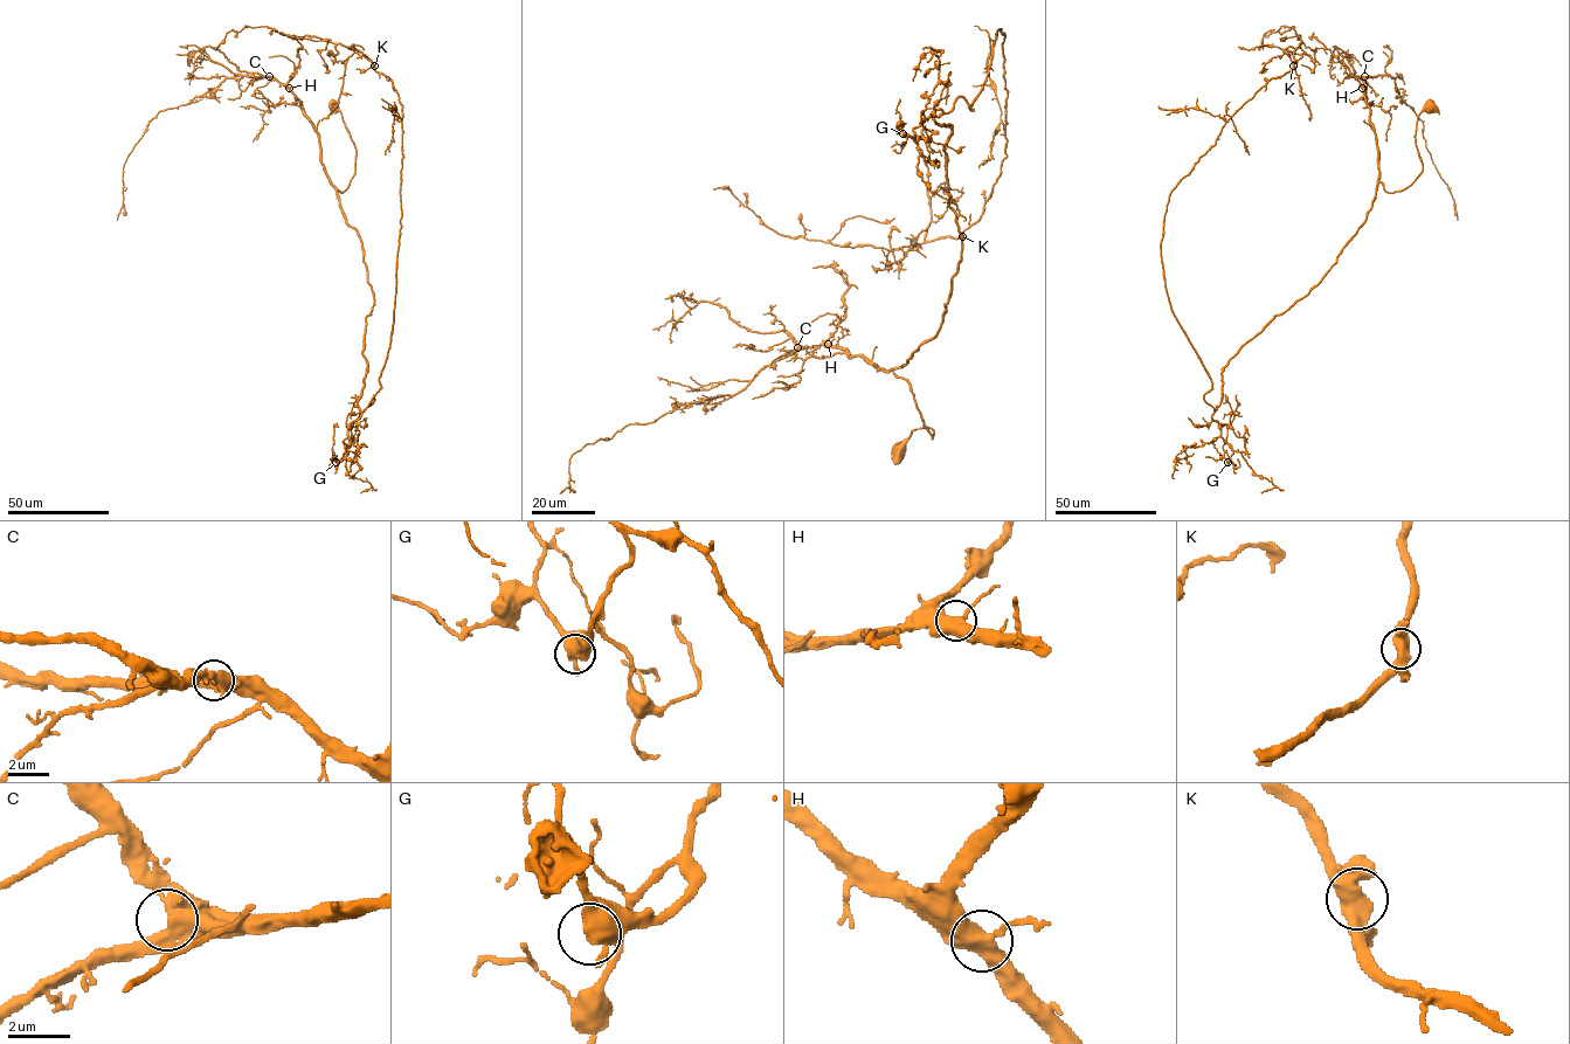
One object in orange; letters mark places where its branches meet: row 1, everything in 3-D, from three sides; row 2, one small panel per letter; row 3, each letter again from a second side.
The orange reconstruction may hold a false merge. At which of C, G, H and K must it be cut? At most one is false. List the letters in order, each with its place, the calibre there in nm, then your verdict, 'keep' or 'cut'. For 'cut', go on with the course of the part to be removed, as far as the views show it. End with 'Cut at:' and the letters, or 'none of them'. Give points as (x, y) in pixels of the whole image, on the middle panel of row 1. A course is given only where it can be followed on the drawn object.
C: (797, 347) | 480 nm | keep
G: (903, 133) | 500 nm | keep
H: (828, 344) | 500 nm | keep
K: (962, 236) | 550 nm | keep
Cut at: none of them

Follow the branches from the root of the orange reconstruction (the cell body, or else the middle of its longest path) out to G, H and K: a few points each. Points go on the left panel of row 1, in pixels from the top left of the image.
G: (334, 106), (355, 149), (355, 173), (341, 193), (331, 185), (360, 237), (373, 297), (361, 415), (336, 462)
H: (334, 106), (355, 149), (355, 173), (341, 193), (329, 181), (324, 168), (318, 131), (289, 88)
K: (334, 106), (355, 173), (331, 185), (373, 297), (364, 410), (401, 216), (402, 105), (374, 66)

